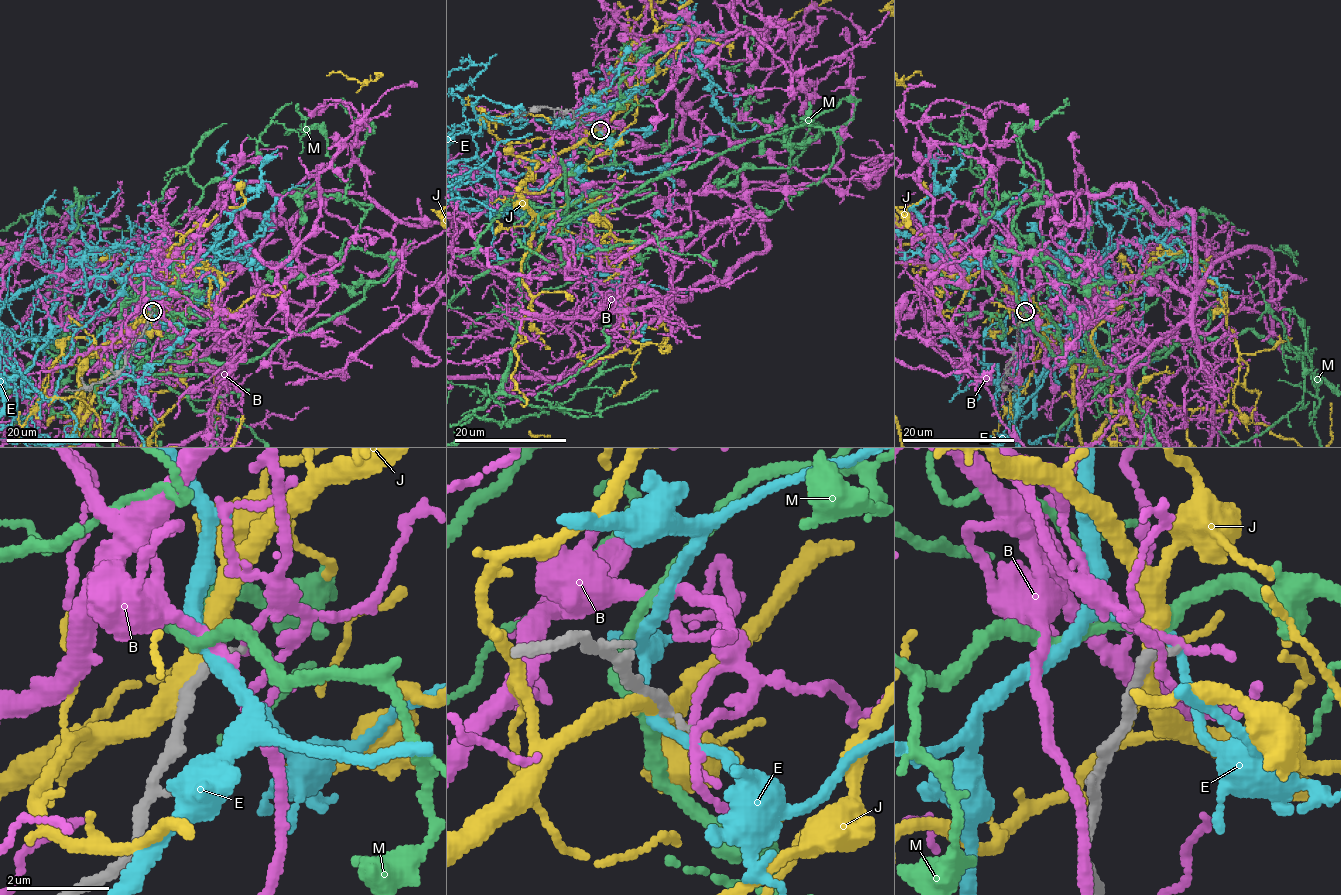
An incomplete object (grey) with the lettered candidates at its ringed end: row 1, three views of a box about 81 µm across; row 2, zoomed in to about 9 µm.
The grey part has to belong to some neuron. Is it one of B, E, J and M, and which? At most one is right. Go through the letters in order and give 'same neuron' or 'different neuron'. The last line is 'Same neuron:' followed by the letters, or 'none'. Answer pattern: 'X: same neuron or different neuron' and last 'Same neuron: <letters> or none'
B: different neuron
E: different neuron
J: different neuron
M: same neuron
Same neuron: M

